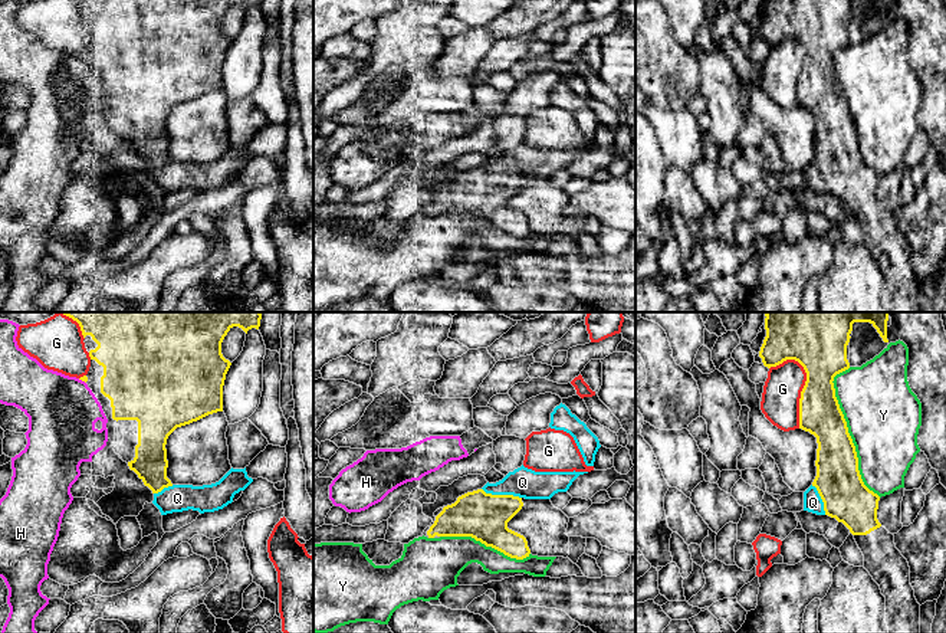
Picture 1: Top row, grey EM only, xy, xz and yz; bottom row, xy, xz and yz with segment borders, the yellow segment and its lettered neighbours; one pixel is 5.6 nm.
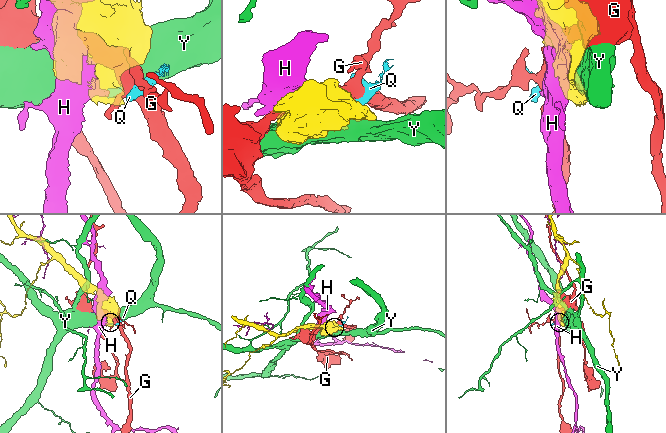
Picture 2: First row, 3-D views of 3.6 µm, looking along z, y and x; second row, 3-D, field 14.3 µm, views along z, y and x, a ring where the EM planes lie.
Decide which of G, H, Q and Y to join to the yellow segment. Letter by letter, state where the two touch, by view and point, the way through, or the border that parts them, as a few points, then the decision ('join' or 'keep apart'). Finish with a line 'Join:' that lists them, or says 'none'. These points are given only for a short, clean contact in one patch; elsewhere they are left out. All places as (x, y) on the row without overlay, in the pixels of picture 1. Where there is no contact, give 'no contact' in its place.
G: yz (802, 68) | keep apart
H: xy (82, 58) | keep apart
Q: xz (502, 173) | across xz (483, 194), (502, 173), (522, 160) | join
Y: yz (847, 110) | keep apart
Join: Q

